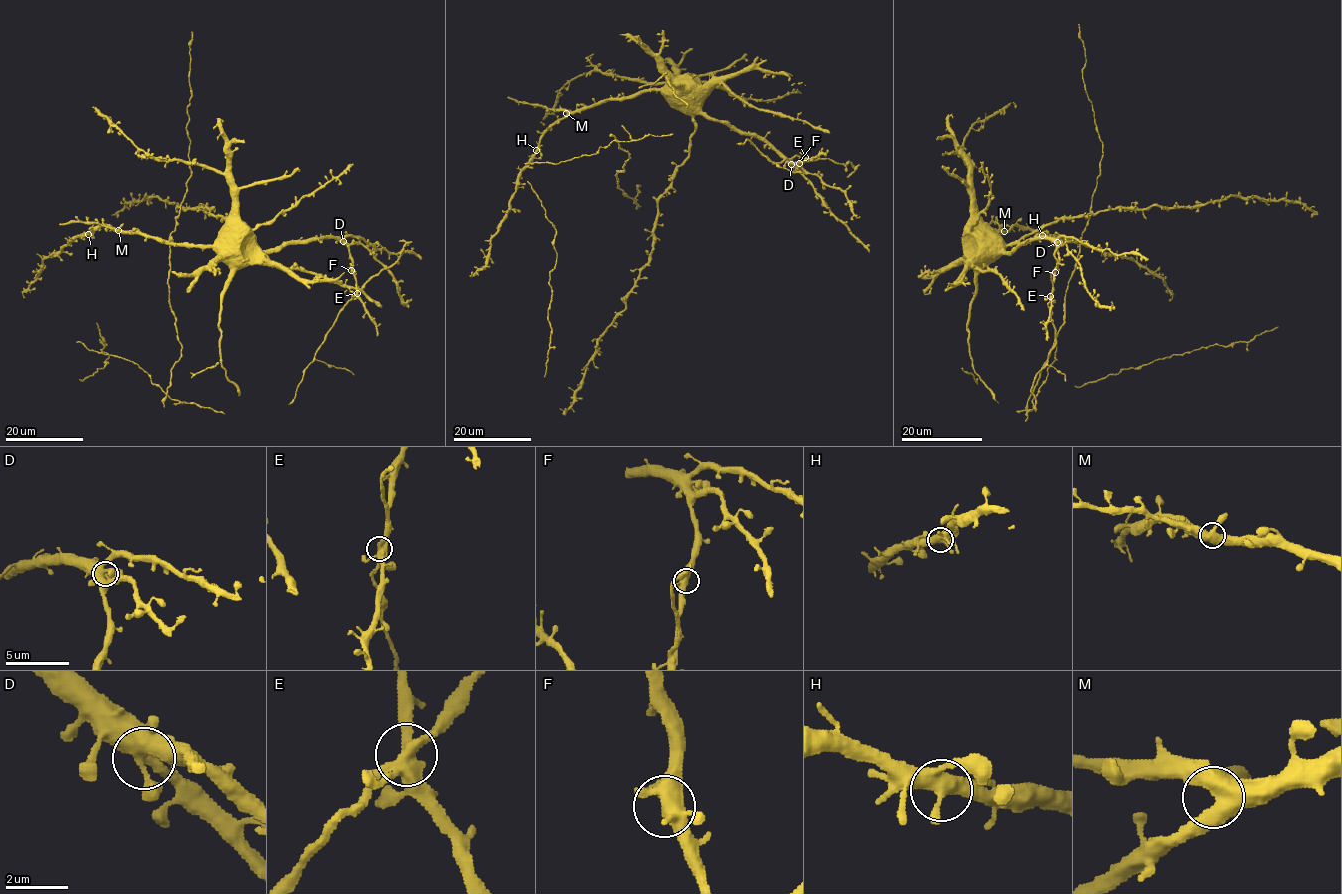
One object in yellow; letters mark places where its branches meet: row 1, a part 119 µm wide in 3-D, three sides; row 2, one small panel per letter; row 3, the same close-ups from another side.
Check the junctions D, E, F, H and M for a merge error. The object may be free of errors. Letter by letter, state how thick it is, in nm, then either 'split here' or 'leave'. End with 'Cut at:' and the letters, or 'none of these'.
D: 480 nm | leave
E: 440 nm | leave
F: 440 nm | leave
H: 420 nm | leave
M: 550 nm | leave
Cut at: none of these

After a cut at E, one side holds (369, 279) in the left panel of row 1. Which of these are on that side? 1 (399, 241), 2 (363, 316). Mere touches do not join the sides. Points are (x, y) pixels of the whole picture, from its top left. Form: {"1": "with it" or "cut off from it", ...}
{"1": "with it", "2": "cut off from it"}

